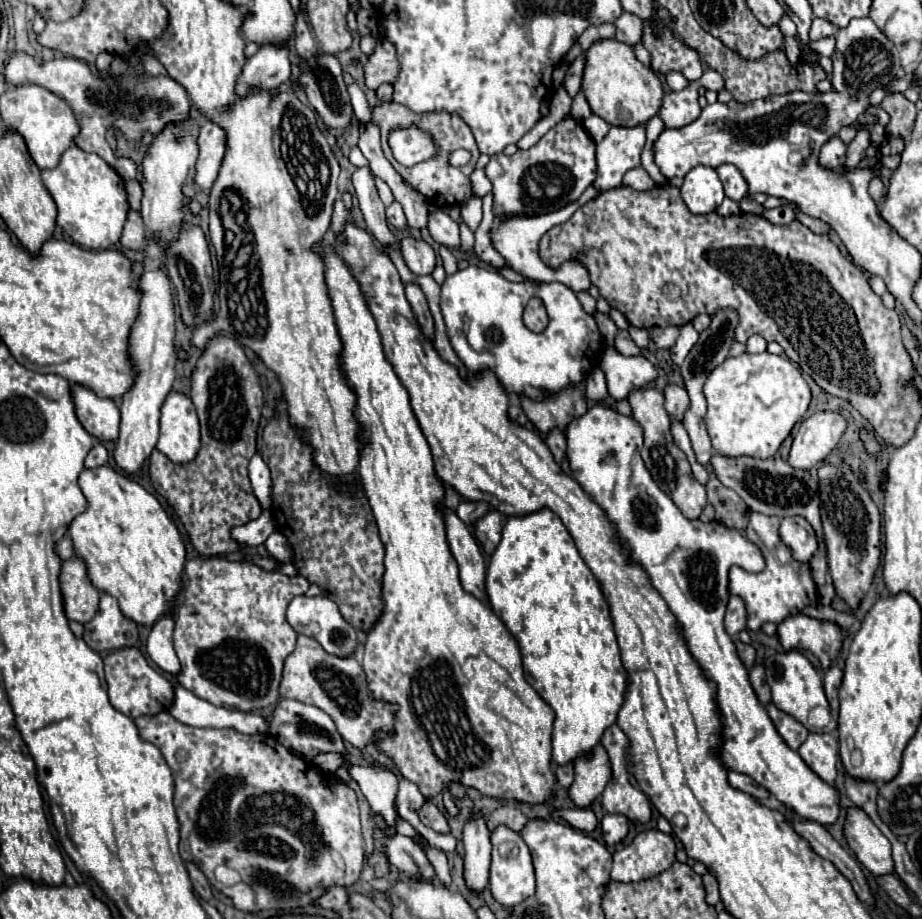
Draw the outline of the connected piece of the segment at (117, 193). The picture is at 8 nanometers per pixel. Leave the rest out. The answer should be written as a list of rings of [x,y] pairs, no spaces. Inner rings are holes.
[[[70,147],[56,169],[42,171],[42,181],[58,207],[56,223],[74,243],[86,249],[110,249],[118,243],[128,215],[126,189],[122,177],[102,157]]]

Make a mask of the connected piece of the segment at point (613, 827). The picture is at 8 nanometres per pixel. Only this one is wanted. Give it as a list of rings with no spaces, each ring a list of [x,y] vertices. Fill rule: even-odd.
[[[616,813],[616,815],[604,815],[602,819],[602,835],[604,835],[604,841],[608,845],[616,845],[620,843],[626,833],[628,833],[628,827],[630,827],[630,819]]]

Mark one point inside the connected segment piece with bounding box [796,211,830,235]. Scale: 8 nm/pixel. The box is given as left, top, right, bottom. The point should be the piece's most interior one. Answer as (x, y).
(812, 223)

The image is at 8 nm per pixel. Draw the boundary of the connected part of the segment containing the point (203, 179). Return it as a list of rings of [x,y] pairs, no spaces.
[[[210,119],[202,121],[200,127],[200,155],[198,155],[198,173],[196,173],[196,185],[202,189],[210,189],[218,177],[220,163],[226,153],[226,131],[218,125],[212,123]]]

